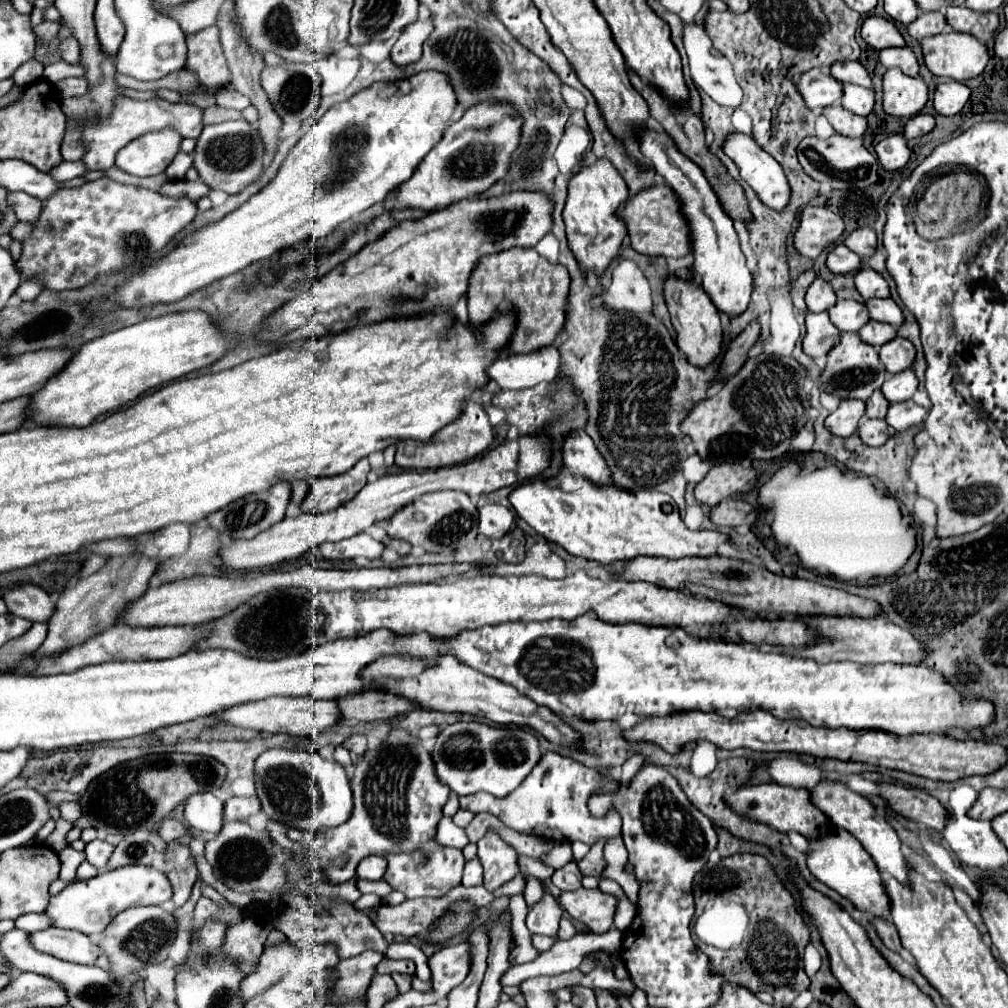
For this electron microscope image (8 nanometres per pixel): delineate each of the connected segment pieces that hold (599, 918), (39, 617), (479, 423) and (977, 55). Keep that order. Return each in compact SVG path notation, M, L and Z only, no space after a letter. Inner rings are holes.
M577 889L575 893L561 893L559 905L565 909L575 921L583 923L595 933L609 931L613 925L613 915L617 907L617 899L613 895L605 895L599 889Z
M19 585L11 591L5 591L3 601L13 615L29 619L33 623L47 623L55 613L55 603L51 595L37 585Z
M471 397L465 401L465 407L459 418L439 430L430 441L399 441L395 463L403 469L437 469L447 465L457 465L475 459L493 443L493 433L485 409L475 403Z
M955 31L921 39L921 49L923 61L933 75L955 81L977 77L989 61L989 53L983 43L973 35Z

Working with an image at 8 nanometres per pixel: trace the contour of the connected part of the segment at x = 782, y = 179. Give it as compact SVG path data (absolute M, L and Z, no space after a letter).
M729 133L727 139L725 139L725 143L723 143L723 153L739 167L741 179L747 181L753 187L753 191L759 195L759 199L767 207L779 211L779 209L783 209L789 203L791 189L789 189L789 183L787 183L787 177L785 177L783 169L781 169L781 165L767 151L763 151L751 135Z

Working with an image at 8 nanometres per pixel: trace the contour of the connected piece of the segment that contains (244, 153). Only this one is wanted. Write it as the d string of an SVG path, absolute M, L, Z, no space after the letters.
M245 119L207 125L201 137L197 139L193 167L197 169L203 183L209 185L211 189L221 189L229 195L235 195L261 175L263 165L265 165L265 147L259 139L259 131Z

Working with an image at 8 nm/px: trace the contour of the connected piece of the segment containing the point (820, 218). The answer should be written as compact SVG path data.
M805 207L801 211L799 227L793 233L793 247L809 257L815 259L825 245L837 241L843 233L845 225L839 215L823 207Z

